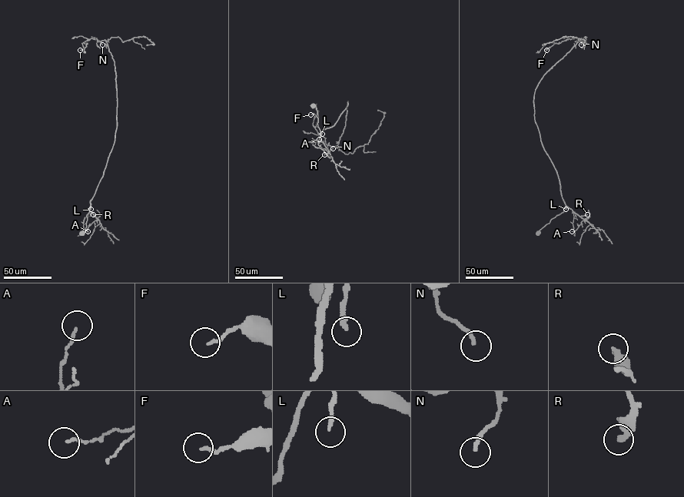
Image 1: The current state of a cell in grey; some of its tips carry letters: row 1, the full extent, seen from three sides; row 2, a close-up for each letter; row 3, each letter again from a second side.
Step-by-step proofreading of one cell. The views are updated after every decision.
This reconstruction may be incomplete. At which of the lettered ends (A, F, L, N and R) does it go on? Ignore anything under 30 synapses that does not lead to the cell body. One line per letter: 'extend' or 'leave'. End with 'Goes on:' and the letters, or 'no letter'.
A: leave
F: leave
L: leave
N: leave
R: leave
Goes on: no letter

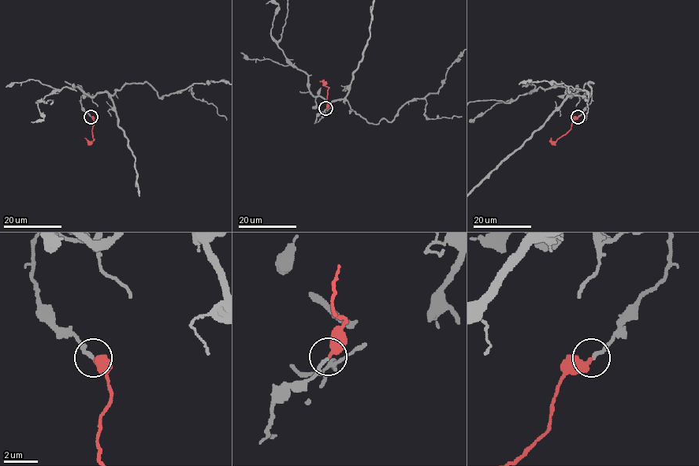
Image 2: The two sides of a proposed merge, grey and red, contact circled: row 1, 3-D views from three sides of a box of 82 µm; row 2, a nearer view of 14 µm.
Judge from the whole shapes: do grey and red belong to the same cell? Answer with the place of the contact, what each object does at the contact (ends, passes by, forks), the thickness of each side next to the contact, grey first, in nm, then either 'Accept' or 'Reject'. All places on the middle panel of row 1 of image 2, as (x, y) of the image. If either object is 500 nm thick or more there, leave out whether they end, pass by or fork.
Place: (325, 108). At the ring grey ends. At the ring red ends. Thickness 200 nm (grey) against 400 nm. Accept

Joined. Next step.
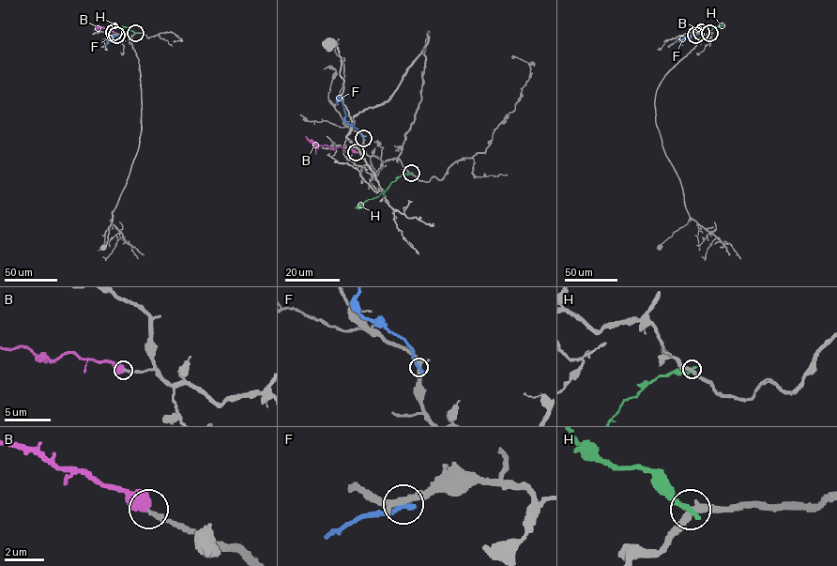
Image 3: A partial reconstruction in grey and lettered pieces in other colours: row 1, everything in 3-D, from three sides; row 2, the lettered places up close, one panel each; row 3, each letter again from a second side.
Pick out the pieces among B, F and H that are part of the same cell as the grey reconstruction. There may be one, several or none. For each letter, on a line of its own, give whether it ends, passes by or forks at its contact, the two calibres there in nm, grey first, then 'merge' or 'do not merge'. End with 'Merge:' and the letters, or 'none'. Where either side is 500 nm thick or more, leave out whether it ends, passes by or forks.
B: 200/600 nm | do not merge
F: it ends | 280/320 nm | do not merge
H: it ends | 320/280 nm | do not merge
Merge: none

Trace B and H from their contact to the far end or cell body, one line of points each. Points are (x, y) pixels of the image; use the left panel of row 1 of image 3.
B: (114, 32), (101, 26), (94, 30)
H: (135, 33), (125, 26), (113, 24)

